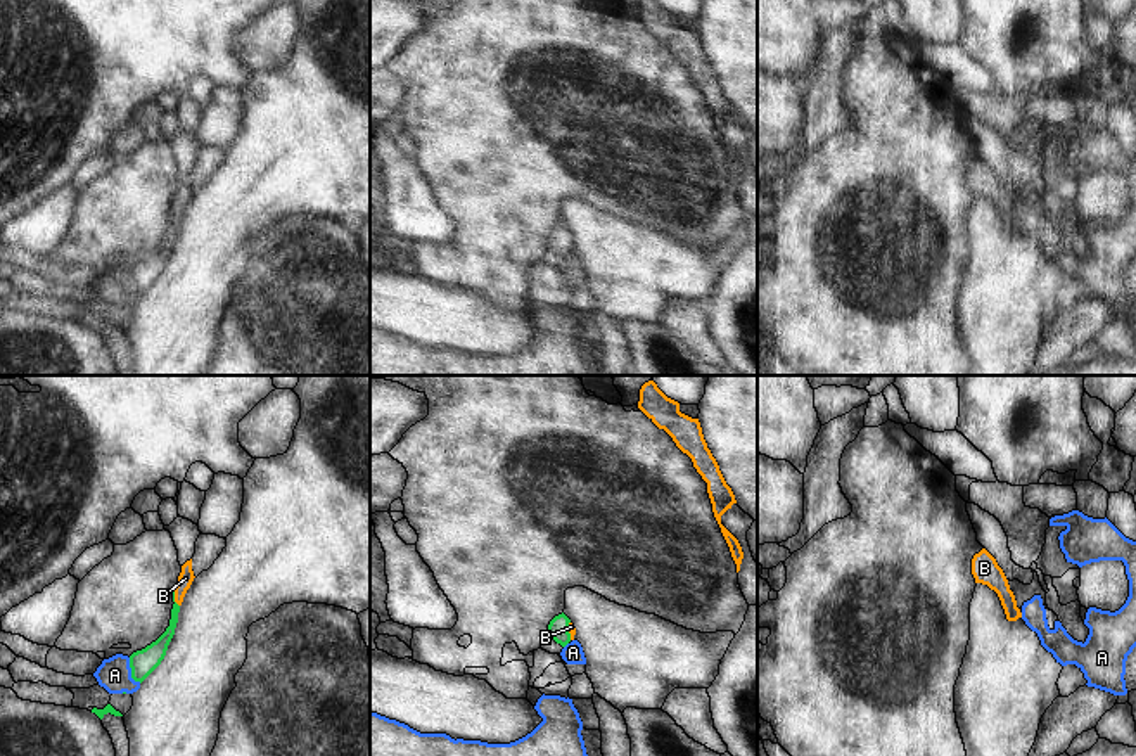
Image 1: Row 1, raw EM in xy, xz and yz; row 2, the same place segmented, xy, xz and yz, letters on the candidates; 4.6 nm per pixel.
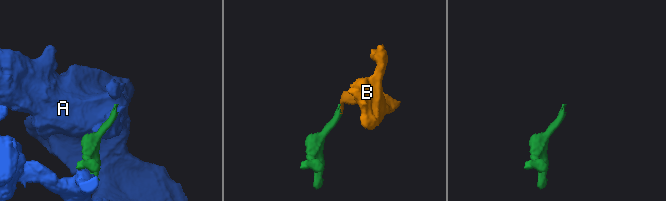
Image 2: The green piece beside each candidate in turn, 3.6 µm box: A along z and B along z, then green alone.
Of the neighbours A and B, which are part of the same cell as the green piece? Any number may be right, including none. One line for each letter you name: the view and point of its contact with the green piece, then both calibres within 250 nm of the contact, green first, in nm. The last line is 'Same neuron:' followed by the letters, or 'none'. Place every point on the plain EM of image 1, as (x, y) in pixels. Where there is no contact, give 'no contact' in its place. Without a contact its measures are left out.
B: meets green in xy at (173, 210); 70 nm thick on the green side, 70 nm on the other
Same neuron: B

